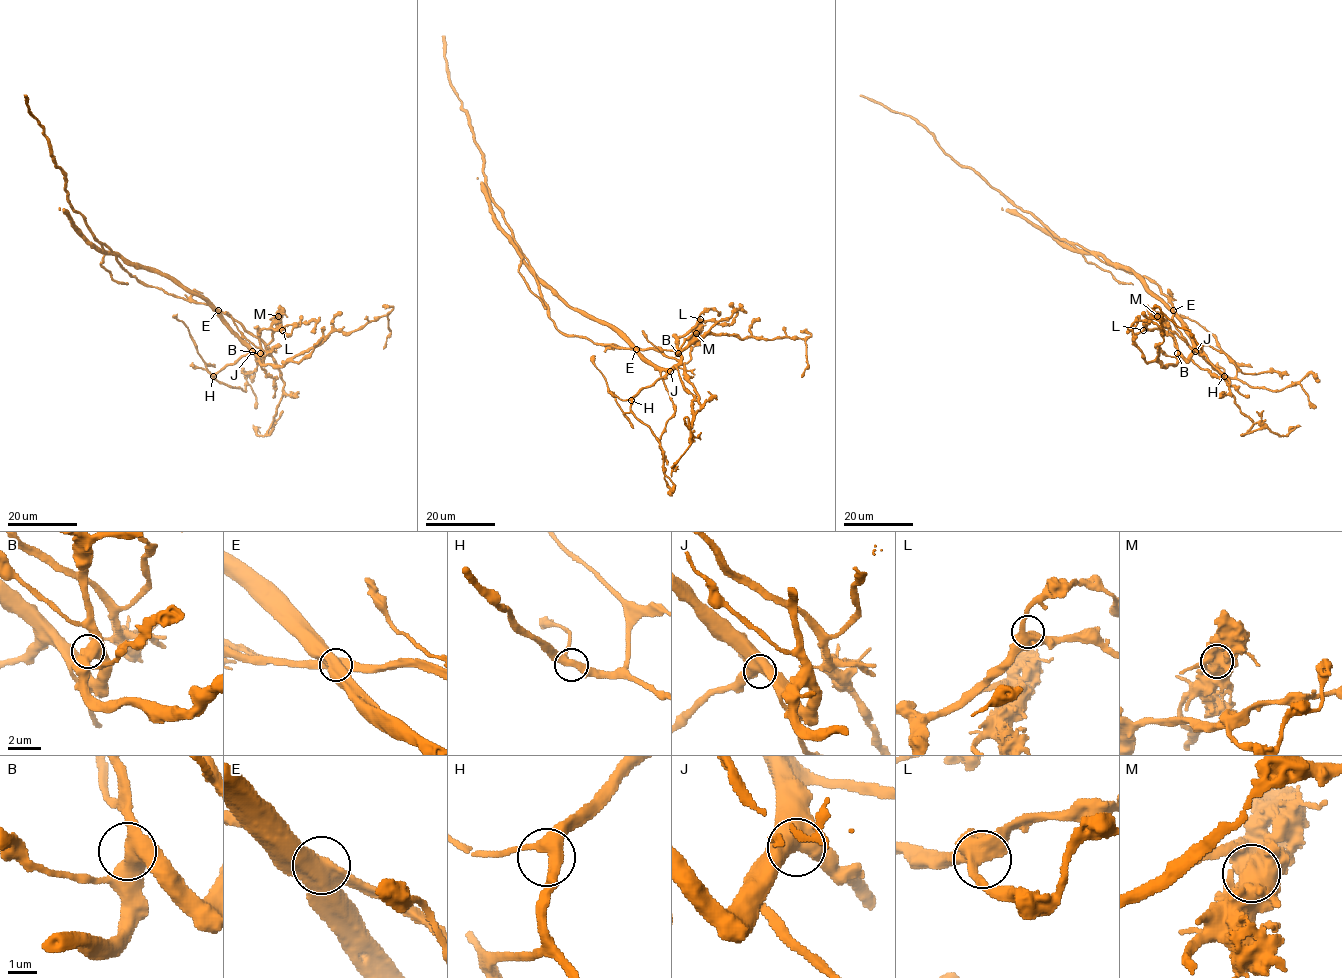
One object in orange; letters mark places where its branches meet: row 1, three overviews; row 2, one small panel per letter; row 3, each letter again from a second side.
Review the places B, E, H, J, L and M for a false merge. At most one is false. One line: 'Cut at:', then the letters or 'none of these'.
Cut at: E

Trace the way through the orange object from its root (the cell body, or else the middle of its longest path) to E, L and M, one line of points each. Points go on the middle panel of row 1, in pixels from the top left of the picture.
E: (576, 309), (583, 310), (617, 330), (636, 349)
L: (576, 309), (583, 310), (613, 328), (646, 359), (663, 368), (673, 368), (681, 360), (678, 339), (700, 319)
M: (576, 309), (583, 310), (618, 330), (636, 347), (658, 349), (683, 363), (690, 358), (688, 342), (696, 333)

